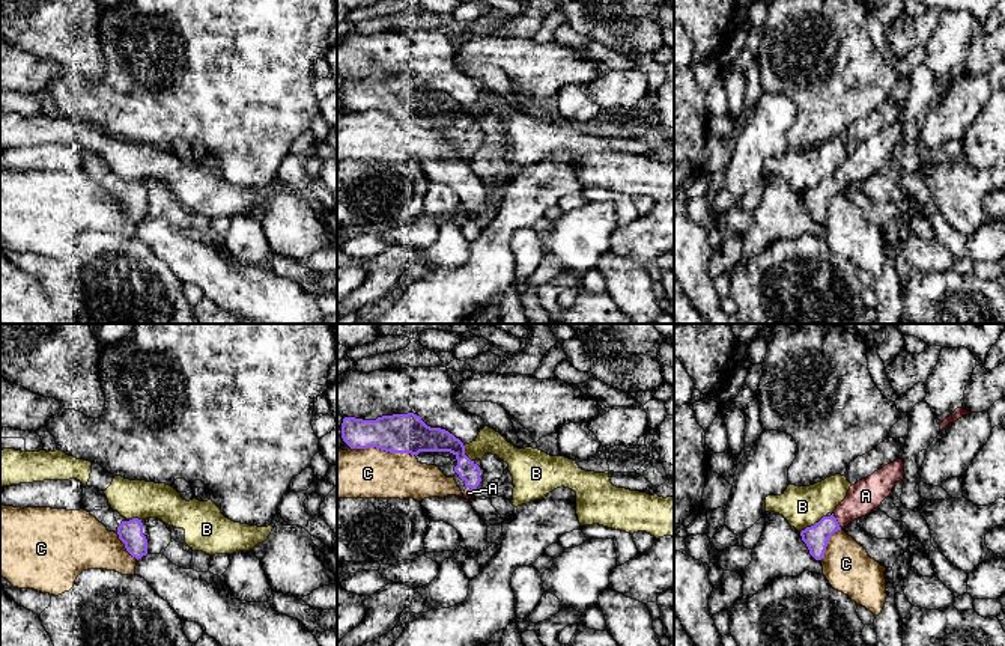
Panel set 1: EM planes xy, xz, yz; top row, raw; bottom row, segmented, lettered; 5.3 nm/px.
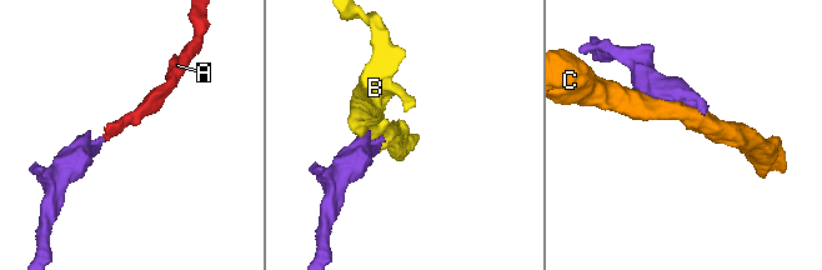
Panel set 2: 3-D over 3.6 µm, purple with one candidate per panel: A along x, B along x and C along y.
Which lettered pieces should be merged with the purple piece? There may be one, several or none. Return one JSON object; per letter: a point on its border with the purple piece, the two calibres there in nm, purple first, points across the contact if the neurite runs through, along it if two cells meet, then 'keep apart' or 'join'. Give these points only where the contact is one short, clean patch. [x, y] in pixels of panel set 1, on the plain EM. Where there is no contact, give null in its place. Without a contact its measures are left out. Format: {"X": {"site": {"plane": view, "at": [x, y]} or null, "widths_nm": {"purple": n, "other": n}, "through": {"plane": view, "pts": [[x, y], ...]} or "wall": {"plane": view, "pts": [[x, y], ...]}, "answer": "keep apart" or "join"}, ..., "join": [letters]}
{"A": {"site": {"plane": "yz", "at": [835, 182]}, "widths_nm": {"purple": 130, "other": 170}, "through": {"plane": "yz", "pts": [[816, 199], [835, 182], [865, 158]]}, "answer": "join"}, "B": {"site": {"plane": "yz", "at": [814, 187]}, "widths_nm": {"purple": 130, "other": 220}, "answer": "keep apart"}, "C": {"site": {"plane": "xz", "at": [384, 112]}, "widths_nm": {"purple": 200, "other": 280}, "answer": "keep apart"}, "join": ["A"]}

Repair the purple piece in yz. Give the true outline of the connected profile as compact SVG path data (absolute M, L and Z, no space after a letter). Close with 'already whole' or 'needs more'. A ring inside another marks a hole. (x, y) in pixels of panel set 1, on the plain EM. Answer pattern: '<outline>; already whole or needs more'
M897 122L874 134L867 142L852 148L846 161L836 169L830 179L823 179L818 185L800 194L809 217L821 223L830 199L847 190L852 184L879 172L882 164L891 158L897 145L904 142L904 125Z; needs more

